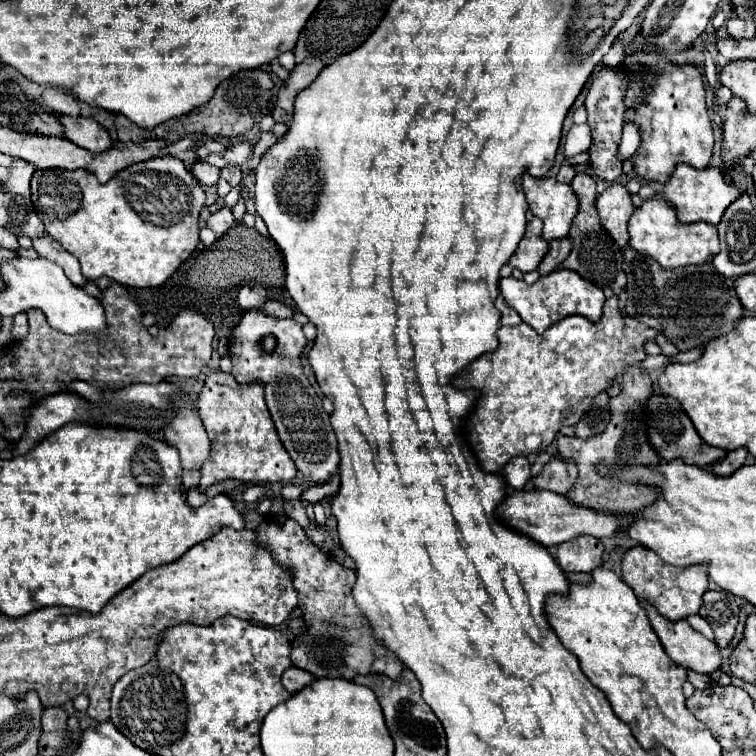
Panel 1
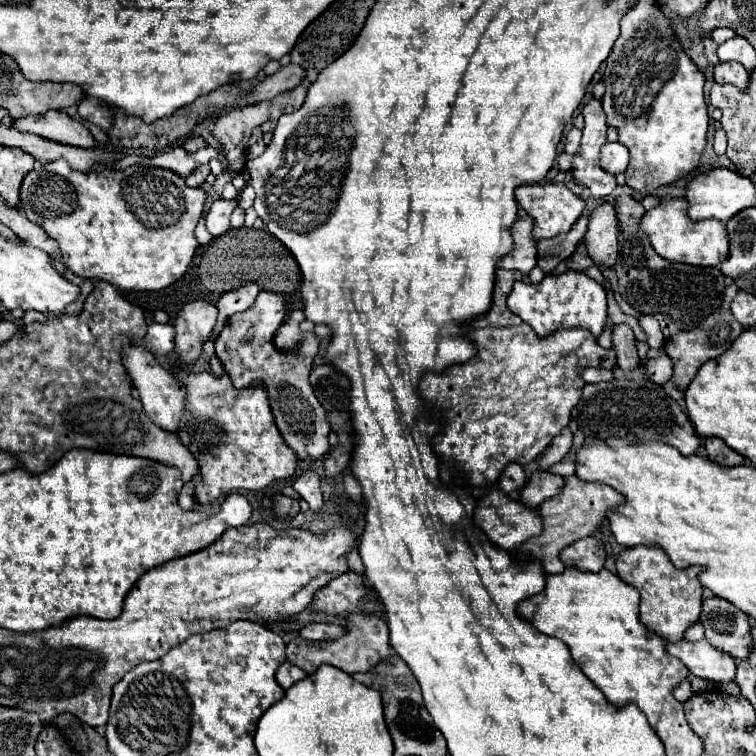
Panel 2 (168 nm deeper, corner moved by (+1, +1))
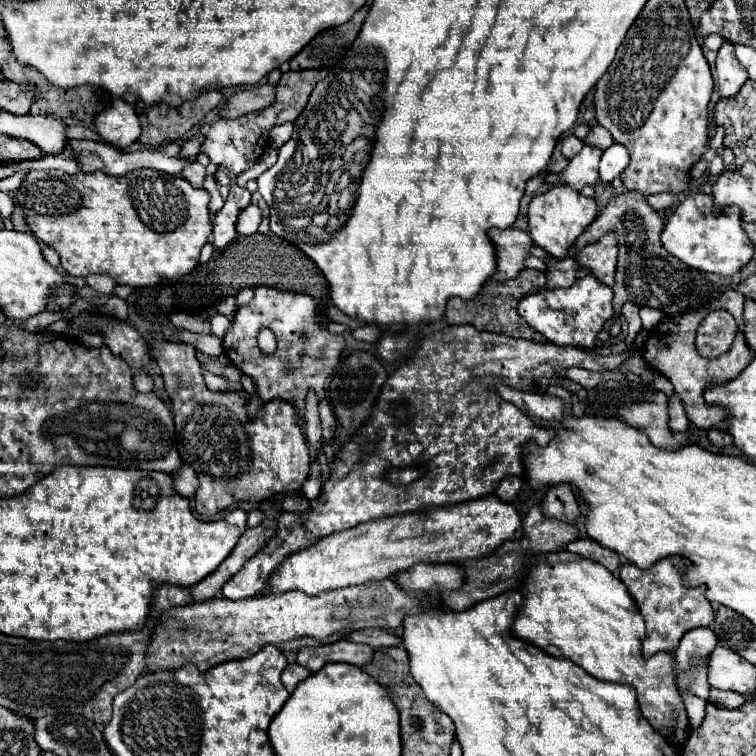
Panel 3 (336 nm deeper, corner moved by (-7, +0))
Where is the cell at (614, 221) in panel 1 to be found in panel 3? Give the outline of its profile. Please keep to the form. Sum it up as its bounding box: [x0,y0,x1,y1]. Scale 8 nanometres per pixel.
[576,232,618,286]

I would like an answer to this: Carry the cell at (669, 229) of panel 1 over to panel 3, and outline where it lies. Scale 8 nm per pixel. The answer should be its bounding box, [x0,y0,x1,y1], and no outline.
[662,192,752,276]

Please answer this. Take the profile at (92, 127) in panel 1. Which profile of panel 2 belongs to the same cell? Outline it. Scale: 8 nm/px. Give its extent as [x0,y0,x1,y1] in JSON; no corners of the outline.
[12,111,94,149]

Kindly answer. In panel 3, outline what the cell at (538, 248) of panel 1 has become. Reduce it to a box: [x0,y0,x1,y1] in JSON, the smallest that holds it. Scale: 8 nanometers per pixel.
[490,228,534,280]

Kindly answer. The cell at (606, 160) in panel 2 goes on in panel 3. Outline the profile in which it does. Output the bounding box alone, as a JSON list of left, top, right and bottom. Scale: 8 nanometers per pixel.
[600,144,630,184]

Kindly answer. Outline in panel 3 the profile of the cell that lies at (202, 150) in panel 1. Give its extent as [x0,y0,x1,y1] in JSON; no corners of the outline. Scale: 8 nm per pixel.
[182,134,204,158]

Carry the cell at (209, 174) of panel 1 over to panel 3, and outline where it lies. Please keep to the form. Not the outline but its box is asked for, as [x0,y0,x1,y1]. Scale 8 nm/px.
[182,162,206,188]

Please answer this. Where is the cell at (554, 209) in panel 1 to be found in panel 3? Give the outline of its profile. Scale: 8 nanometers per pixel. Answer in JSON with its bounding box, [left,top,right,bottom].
[528,186,598,260]

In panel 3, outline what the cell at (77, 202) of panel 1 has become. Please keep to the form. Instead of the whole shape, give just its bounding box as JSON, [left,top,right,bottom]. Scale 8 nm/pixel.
[18,170,212,288]

